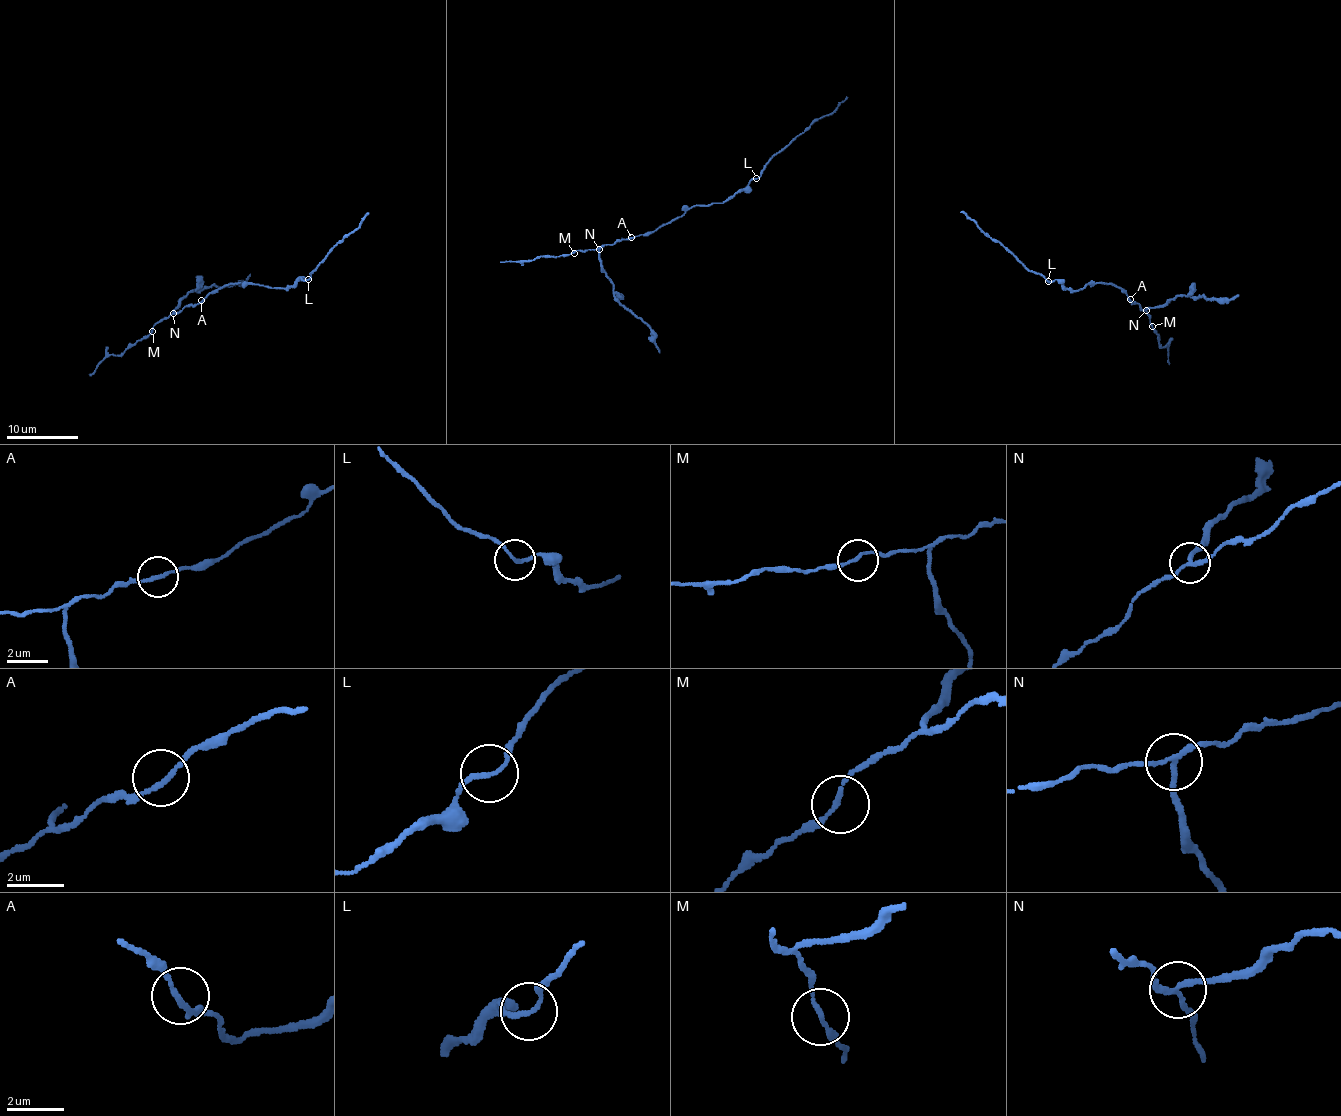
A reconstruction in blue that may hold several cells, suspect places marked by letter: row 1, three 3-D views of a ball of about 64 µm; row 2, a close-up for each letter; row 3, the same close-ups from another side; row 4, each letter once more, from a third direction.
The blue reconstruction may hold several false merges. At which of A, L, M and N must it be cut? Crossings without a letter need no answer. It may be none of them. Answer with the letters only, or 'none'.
L, N

